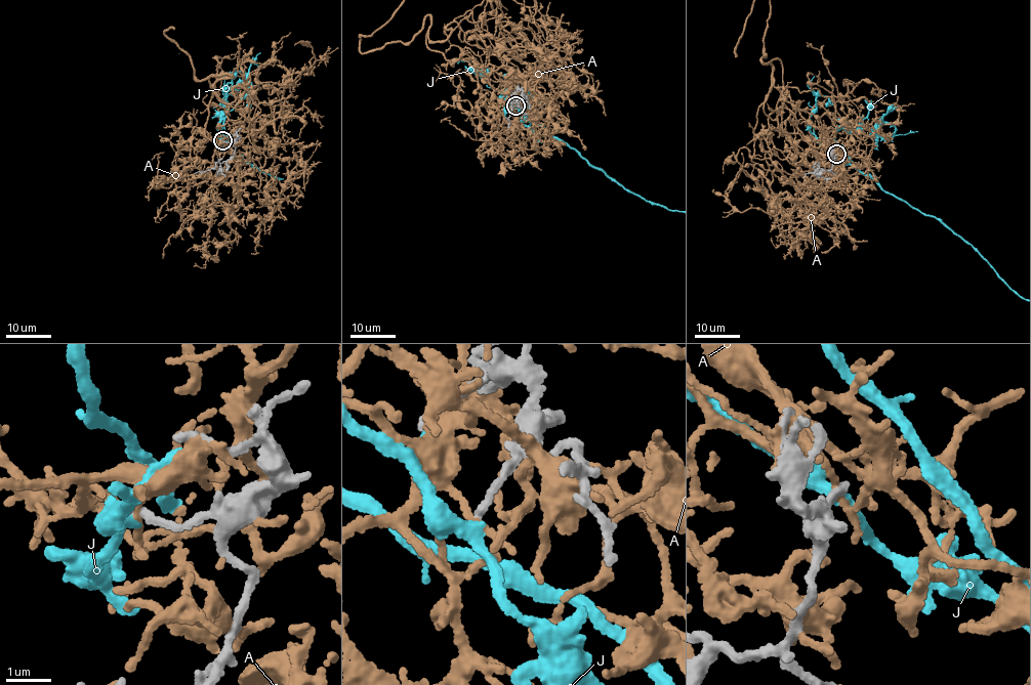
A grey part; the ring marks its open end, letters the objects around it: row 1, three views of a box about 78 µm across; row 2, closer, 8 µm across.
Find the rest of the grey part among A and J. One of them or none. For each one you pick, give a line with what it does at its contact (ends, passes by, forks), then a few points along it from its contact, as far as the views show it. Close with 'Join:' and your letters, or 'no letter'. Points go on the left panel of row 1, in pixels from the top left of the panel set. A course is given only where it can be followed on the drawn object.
Join: no letter

